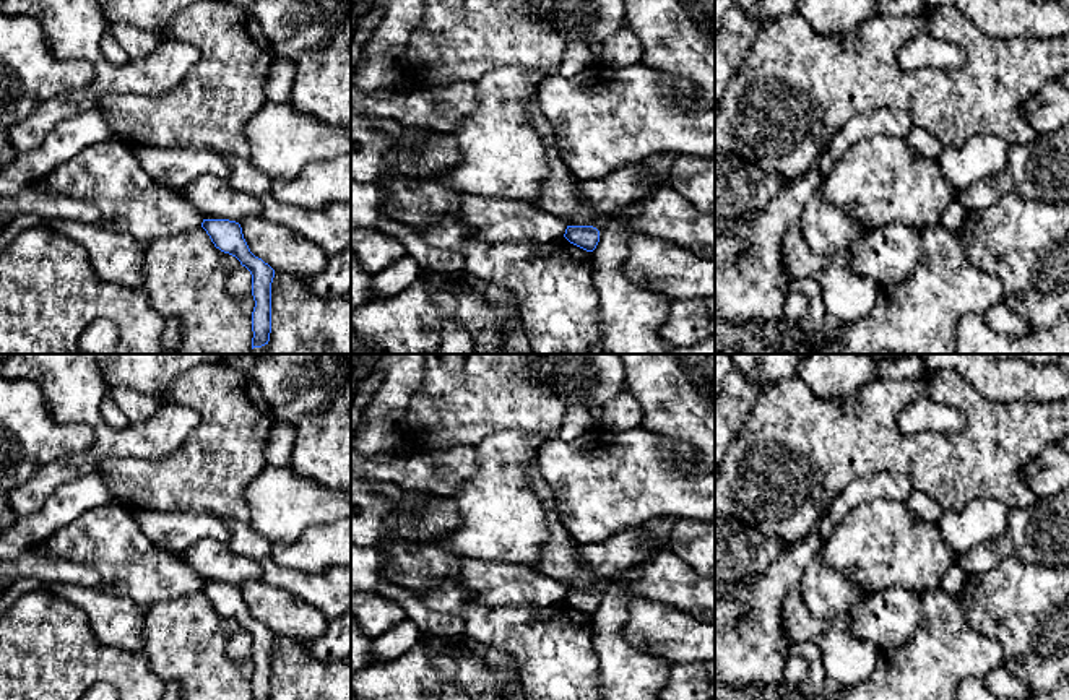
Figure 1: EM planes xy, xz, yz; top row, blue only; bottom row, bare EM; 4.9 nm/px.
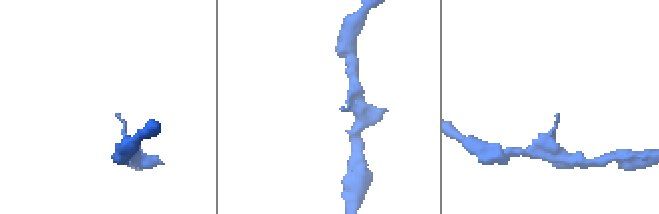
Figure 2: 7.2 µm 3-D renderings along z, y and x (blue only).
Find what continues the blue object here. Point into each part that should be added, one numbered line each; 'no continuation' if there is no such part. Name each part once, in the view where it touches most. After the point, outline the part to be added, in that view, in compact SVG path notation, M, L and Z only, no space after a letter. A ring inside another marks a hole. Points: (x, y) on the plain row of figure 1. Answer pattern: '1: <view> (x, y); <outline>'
no continuation

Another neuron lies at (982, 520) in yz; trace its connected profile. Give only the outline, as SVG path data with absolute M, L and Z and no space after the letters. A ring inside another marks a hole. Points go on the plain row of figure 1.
M991 499L968 503L962 512L944 512L939 520L942 539L960 557L968 549L999 538L1007 528L1009 508Z

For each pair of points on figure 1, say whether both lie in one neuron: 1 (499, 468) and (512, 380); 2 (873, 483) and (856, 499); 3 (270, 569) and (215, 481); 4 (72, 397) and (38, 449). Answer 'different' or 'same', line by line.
1: different
2: same
3: different
4: different

